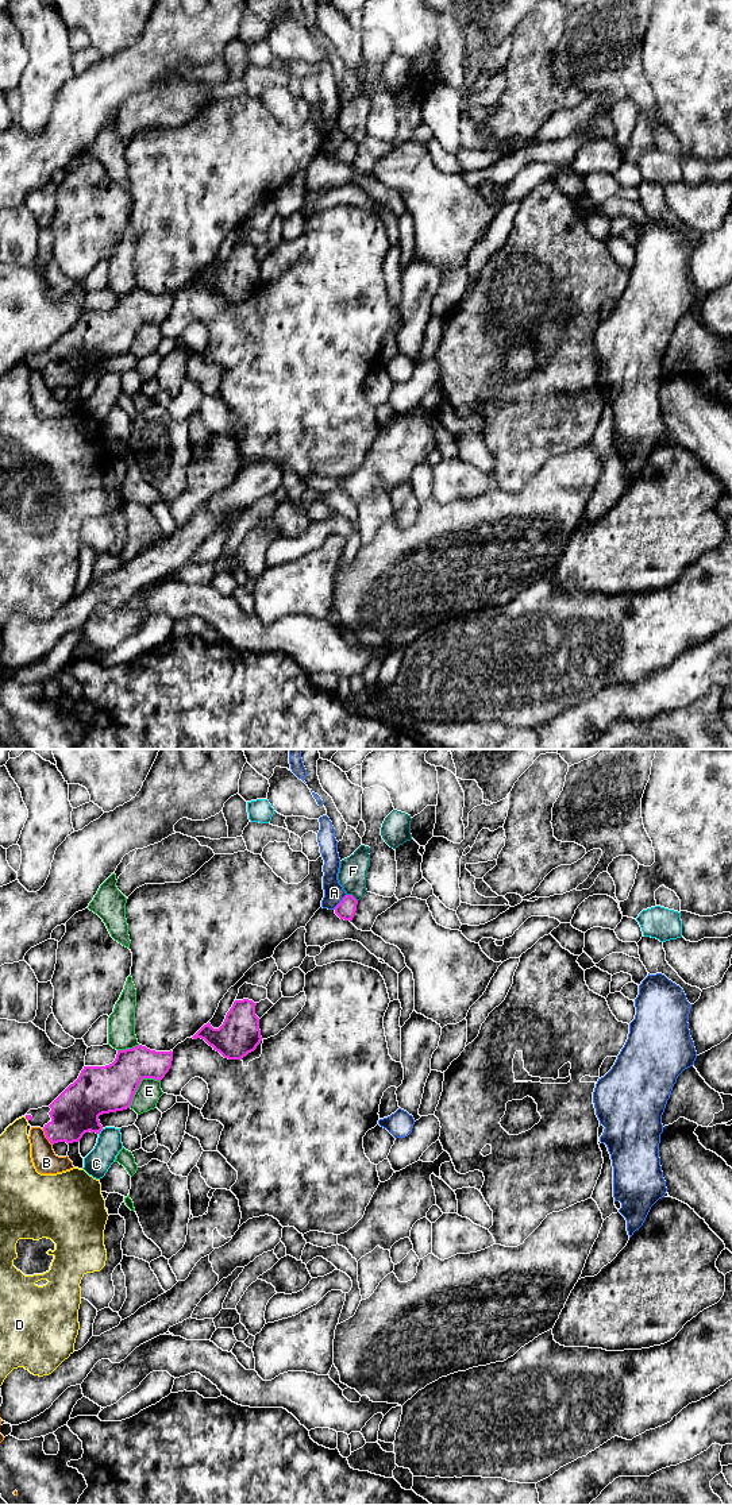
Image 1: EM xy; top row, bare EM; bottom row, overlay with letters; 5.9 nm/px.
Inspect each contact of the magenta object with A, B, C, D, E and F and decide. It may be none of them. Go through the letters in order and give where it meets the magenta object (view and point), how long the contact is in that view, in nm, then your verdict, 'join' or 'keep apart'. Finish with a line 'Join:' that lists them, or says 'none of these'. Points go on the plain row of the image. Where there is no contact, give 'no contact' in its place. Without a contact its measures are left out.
A: xy (341, 146) | 120 nm | keep apart
B: xy (46, 381) | 120 nm | keep apart
C: xy (100, 374) | 50 nm | keep apart
D: xy (26, 362) | 30 nm | keep apart
E: xy (138, 330) | 260 nm | keep apart
F: xy (353, 141) | 80 nm | keep apart
Join: none of these

